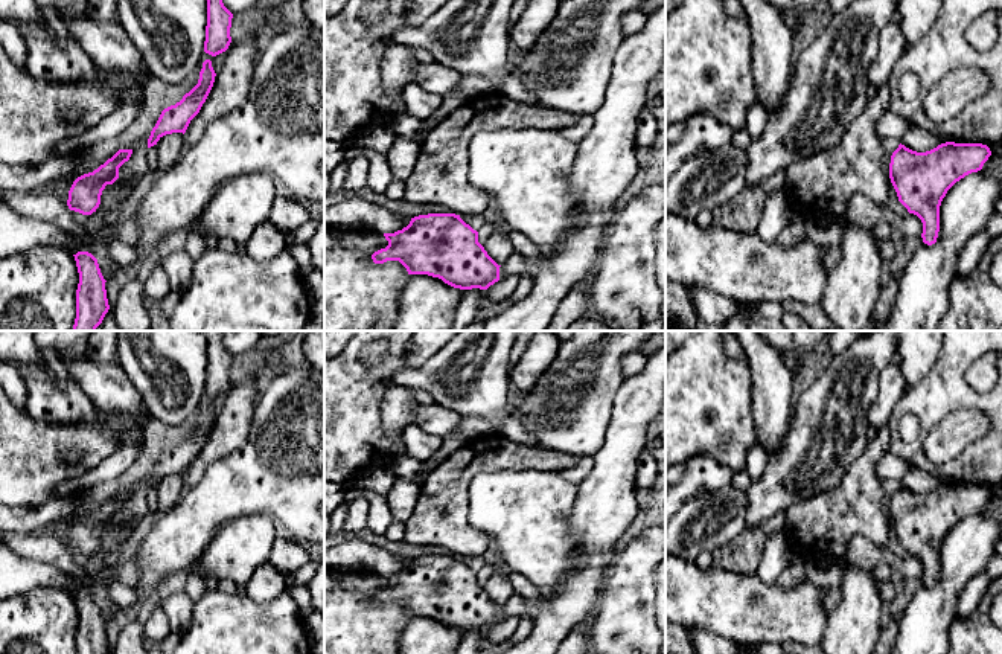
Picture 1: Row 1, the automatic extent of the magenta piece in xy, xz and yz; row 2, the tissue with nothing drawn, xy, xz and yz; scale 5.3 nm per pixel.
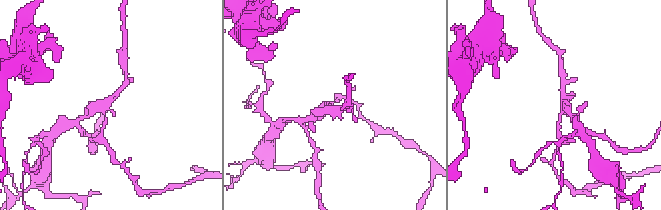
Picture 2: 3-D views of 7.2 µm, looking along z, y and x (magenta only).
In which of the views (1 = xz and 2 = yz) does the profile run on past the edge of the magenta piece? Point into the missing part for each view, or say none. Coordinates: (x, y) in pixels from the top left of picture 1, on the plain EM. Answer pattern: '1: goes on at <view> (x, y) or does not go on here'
1: does not go on here
2: does not go on here

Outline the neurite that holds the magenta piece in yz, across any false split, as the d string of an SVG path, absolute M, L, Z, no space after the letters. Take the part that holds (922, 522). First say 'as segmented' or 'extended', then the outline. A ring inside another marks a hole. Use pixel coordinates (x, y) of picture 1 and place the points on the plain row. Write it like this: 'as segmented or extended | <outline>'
as segmented | M946 483L917 494L905 486L891 497L889 520L898 543L923 564L923 584L932 587L940 573L940 547L947 532L961 520L982 511L991 497L982 485Z

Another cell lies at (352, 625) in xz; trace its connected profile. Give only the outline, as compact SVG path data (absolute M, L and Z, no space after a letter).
M324 569L324 654L399 654L407 610L399 602L384 605L369 604L367 599L385 590L388 582L384 575L367 569Z

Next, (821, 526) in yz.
M880 427L859 459L847 468L839 485L819 492L786 509L786 535L792 549L799 550L807 559L831 558L844 561L850 540L862 535L877 546L885 546L892 527L883 511L885 483L877 476L879 460L889 451L889 431Z

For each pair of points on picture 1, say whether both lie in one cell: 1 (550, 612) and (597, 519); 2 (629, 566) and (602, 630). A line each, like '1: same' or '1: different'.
1: same
2: same

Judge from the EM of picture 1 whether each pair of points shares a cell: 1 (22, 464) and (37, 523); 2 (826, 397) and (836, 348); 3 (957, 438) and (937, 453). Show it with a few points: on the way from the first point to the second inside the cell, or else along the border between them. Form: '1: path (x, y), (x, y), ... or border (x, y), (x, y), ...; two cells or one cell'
1: border (51, 497), (38, 505), (15, 506); two cells
2: border (848, 346), (832, 359); two cells
3: path (952, 438), (941, 448); one cell

